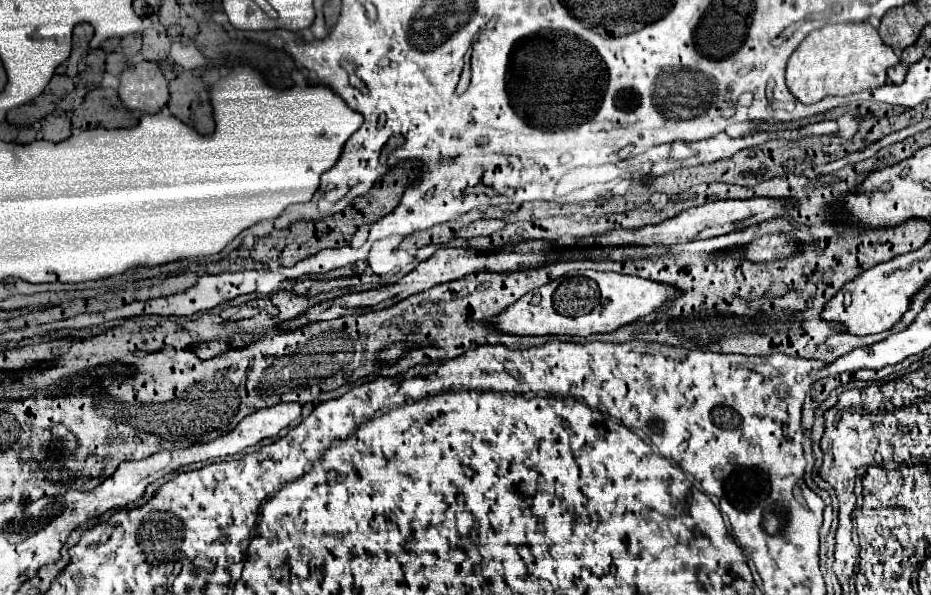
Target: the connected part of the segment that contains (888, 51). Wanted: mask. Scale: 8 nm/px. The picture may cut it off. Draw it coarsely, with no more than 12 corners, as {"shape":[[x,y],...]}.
{"shape":[[828,24],[786,64],[802,104],[884,86],[894,50],[870,24]]}

